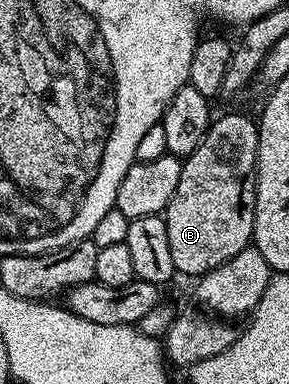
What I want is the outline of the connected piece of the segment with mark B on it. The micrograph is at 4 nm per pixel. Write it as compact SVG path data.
M226 113L223 117L215 116L210 123L210 130L204 135L204 139L200 143L200 147L196 147L196 151L192 151L182 161L182 170L180 171L180 183L176 183L176 191L172 195L172 199L168 203L168 207L164 211L166 219L166 230L168 231L168 247L172 251L172 263L175 270L179 274L187 273L191 279L197 279L203 273L212 271L216 267L220 267L220 263L224 263L228 259L232 259L232 255L240 255L240 251L244 251L251 244L254 236L254 187L256 184L256 170L258 167L258 126L255 118L252 116L245 117L242 113Z

